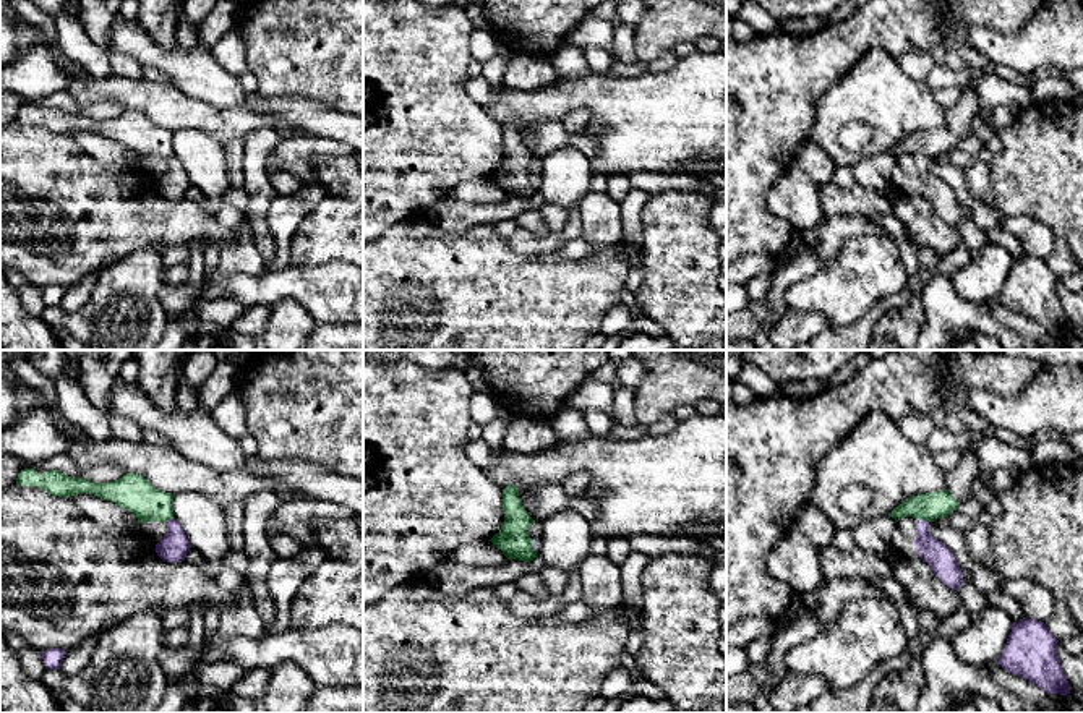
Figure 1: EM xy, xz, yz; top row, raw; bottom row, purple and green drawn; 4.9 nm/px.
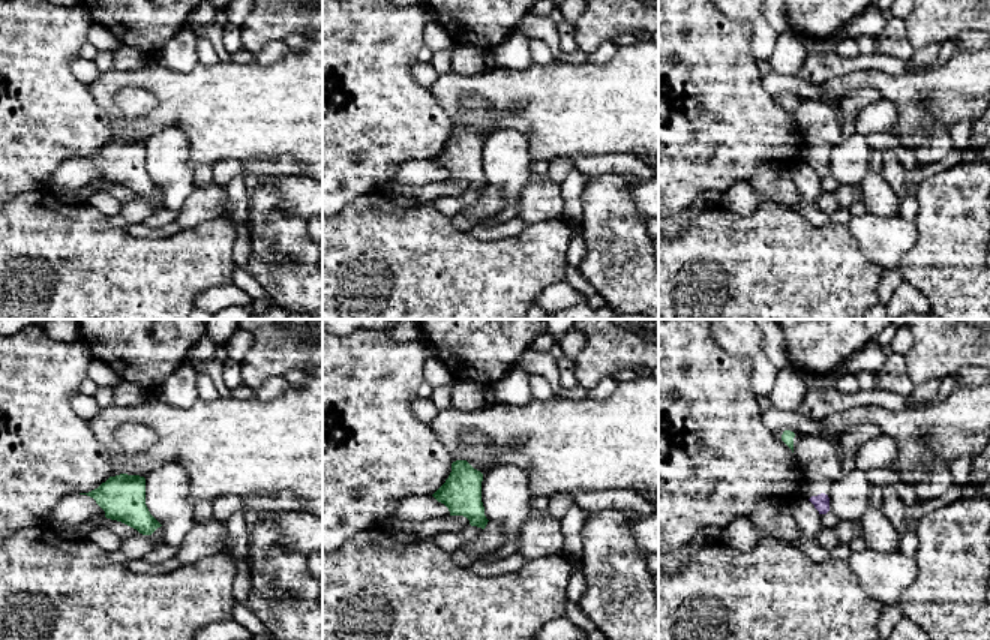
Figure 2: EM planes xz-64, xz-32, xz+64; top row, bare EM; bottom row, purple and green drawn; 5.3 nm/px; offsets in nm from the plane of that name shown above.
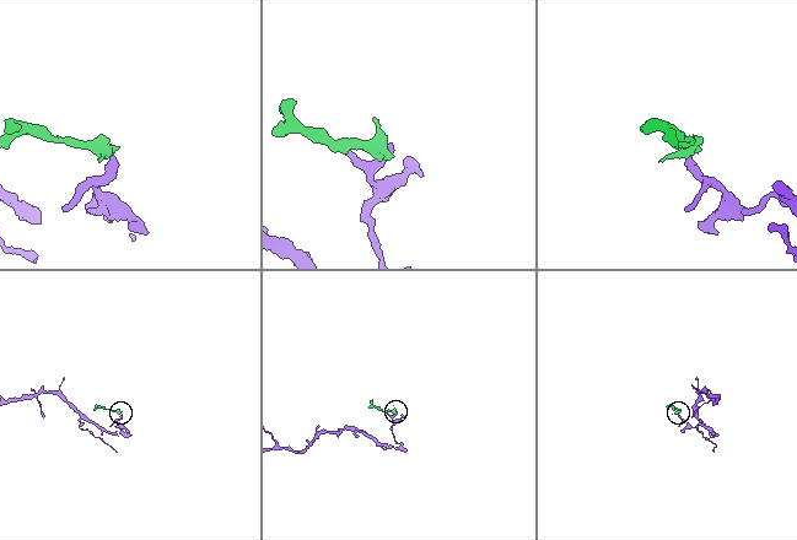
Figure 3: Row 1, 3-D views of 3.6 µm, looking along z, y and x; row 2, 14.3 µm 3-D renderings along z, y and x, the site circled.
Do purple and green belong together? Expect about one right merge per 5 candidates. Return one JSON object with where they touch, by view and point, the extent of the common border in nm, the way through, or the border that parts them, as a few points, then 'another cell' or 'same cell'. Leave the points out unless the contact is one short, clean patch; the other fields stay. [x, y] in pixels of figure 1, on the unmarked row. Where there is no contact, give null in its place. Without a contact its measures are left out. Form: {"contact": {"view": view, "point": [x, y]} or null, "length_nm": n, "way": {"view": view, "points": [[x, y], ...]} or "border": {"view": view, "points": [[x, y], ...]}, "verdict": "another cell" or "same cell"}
{"contact": {"view": "yz", "point": [923, 157]}, "length_nm": 70, "border": {"view": "yz", "points": [[916, 156], [928, 159]]}, "verdict": "another cell"}

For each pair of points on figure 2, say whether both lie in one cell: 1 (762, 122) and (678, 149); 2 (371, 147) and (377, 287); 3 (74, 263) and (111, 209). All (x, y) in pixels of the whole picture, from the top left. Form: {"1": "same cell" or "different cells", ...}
{"1": "same cell", "2": "different cells", "3": "different cells"}

